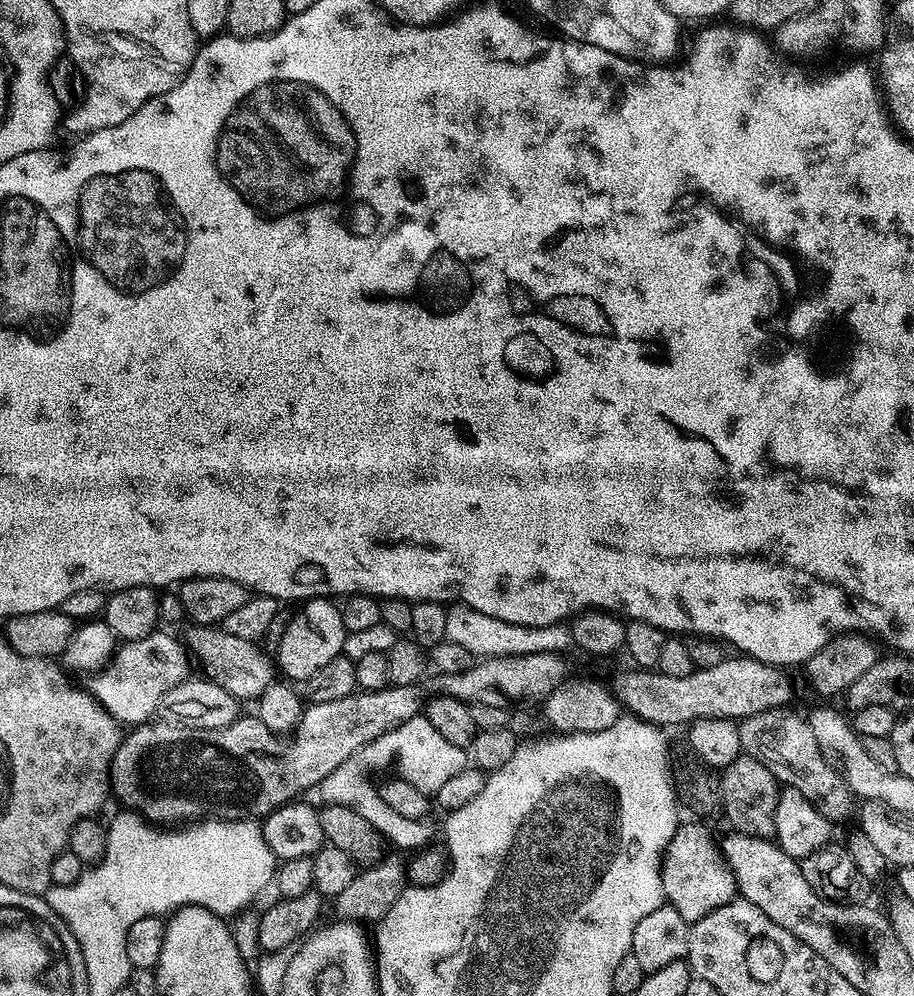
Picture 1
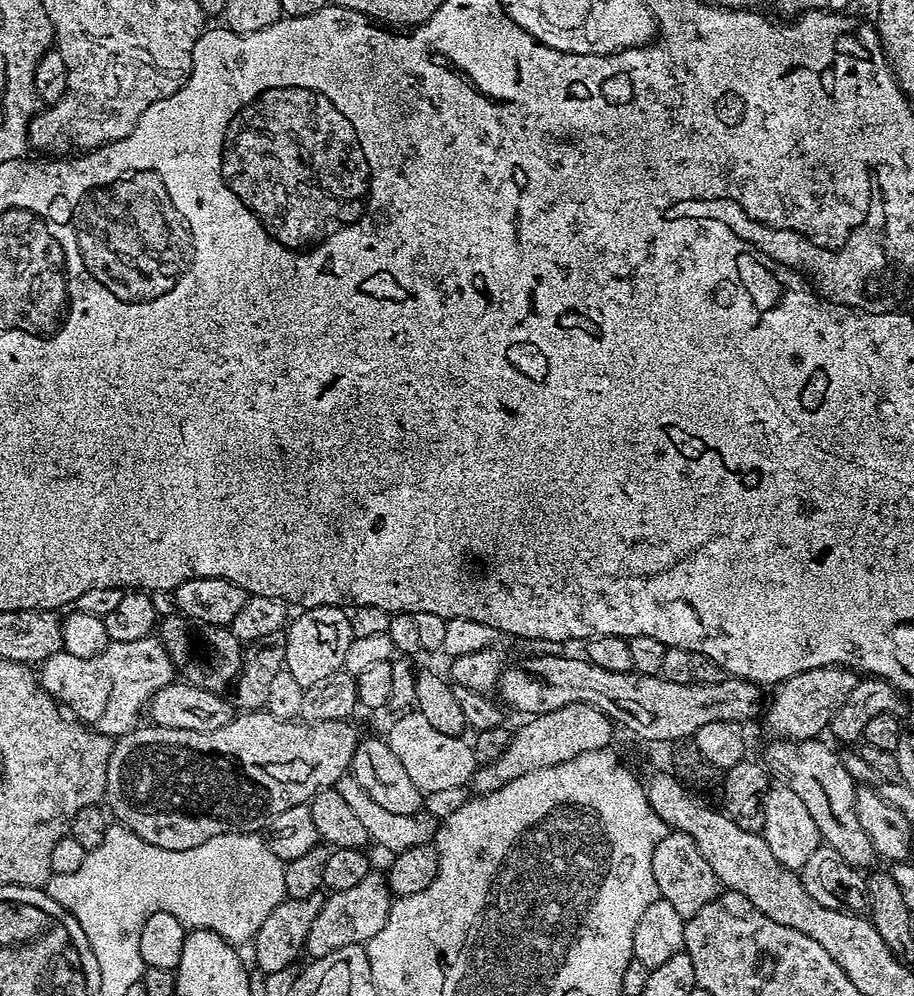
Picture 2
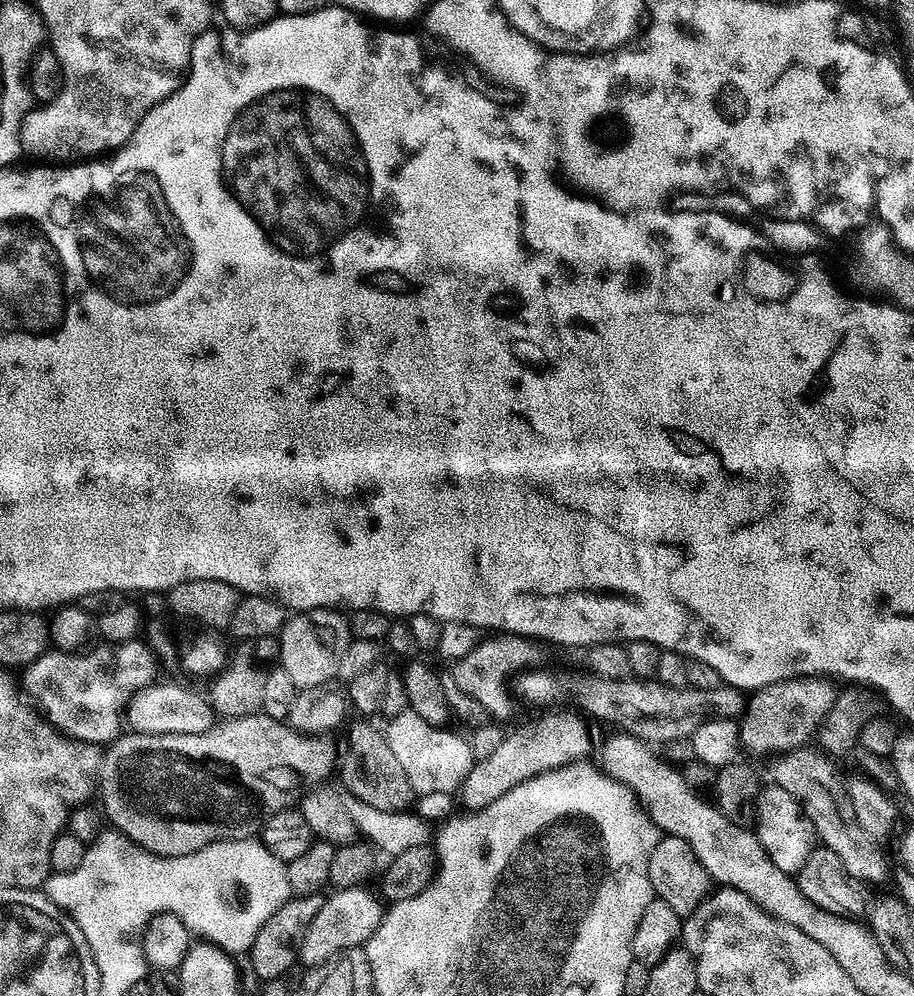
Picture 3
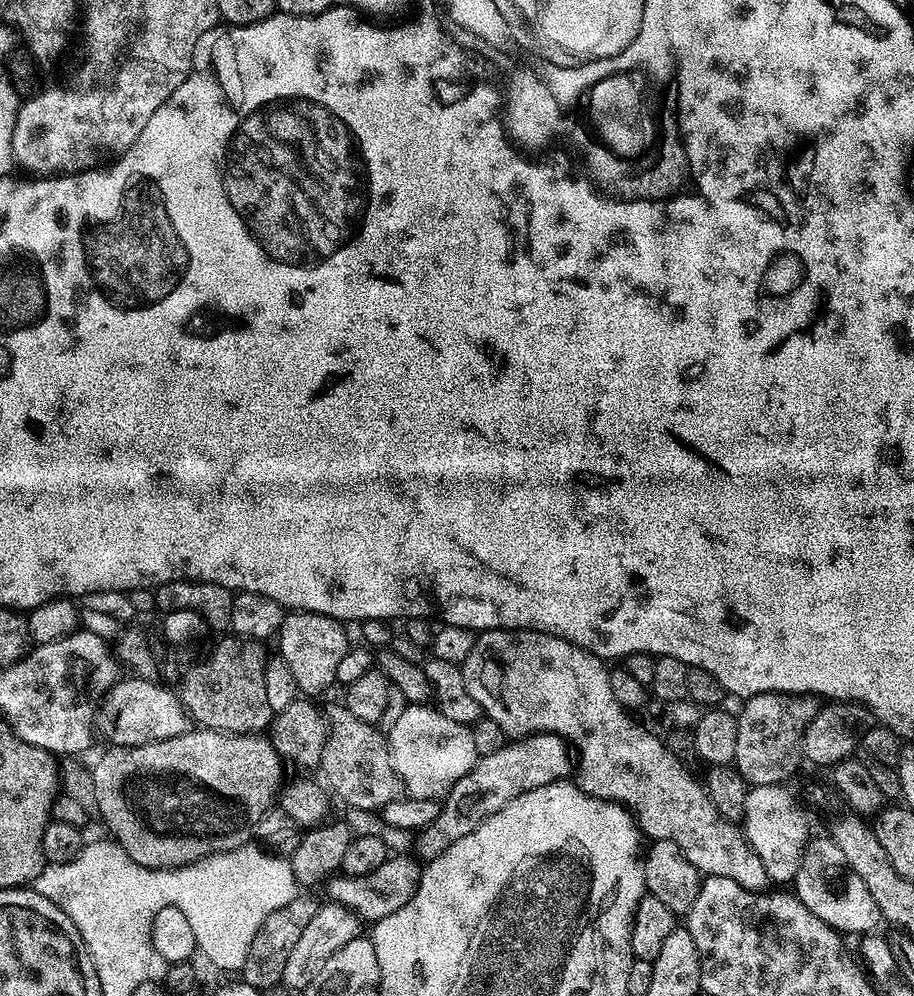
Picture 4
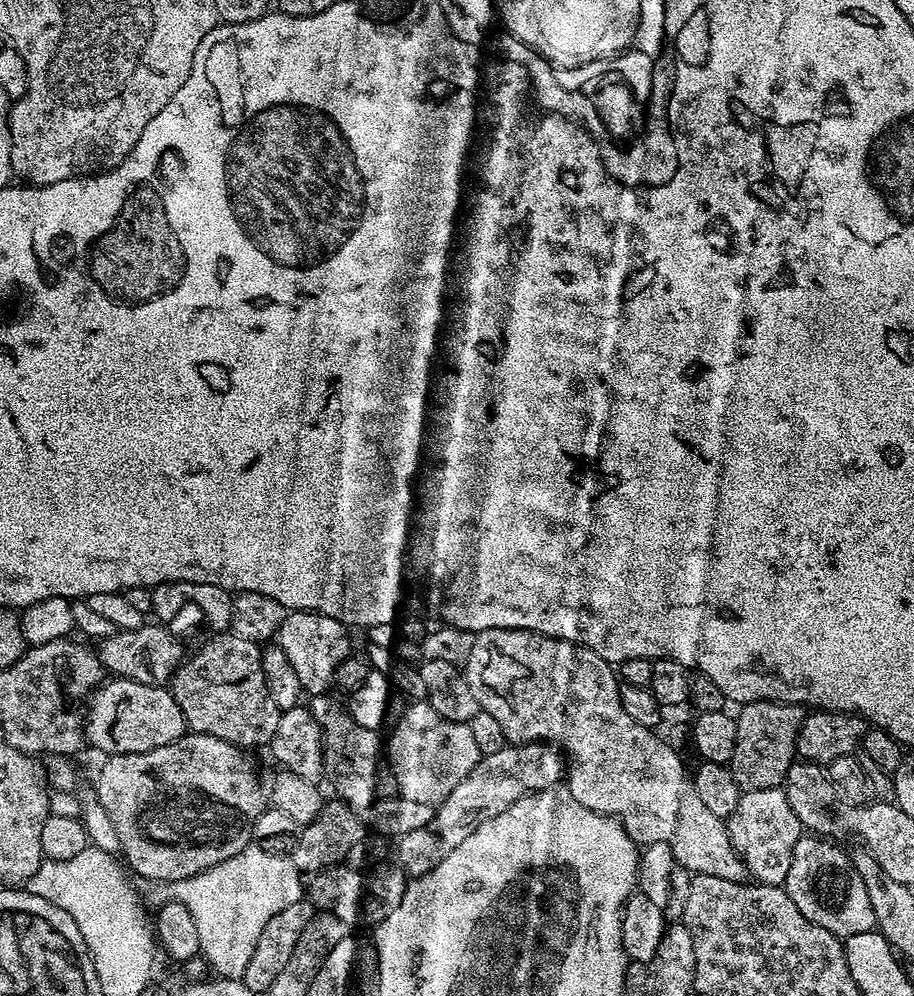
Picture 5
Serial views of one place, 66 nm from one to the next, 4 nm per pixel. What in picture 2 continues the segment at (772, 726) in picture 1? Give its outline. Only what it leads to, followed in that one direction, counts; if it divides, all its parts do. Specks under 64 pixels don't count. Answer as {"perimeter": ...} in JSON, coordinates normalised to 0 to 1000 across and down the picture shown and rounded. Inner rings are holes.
{"perimeter":[[[849,741],[837,753],[834,763],[839,774],[852,786],[864,789],[864,793],[877,801],[882,813],[886,813],[886,821],[891,821],[891,829],[895,829],[898,844],[905,850],[917,853],[917,857],[921,857],[932,871],[945,873],[953,863],[960,862],[960,858],[934,813],[939,787],[926,773],[920,756],[915,756],[909,746],[900,747],[899,744],[897,741],[887,741],[868,745]]]}

